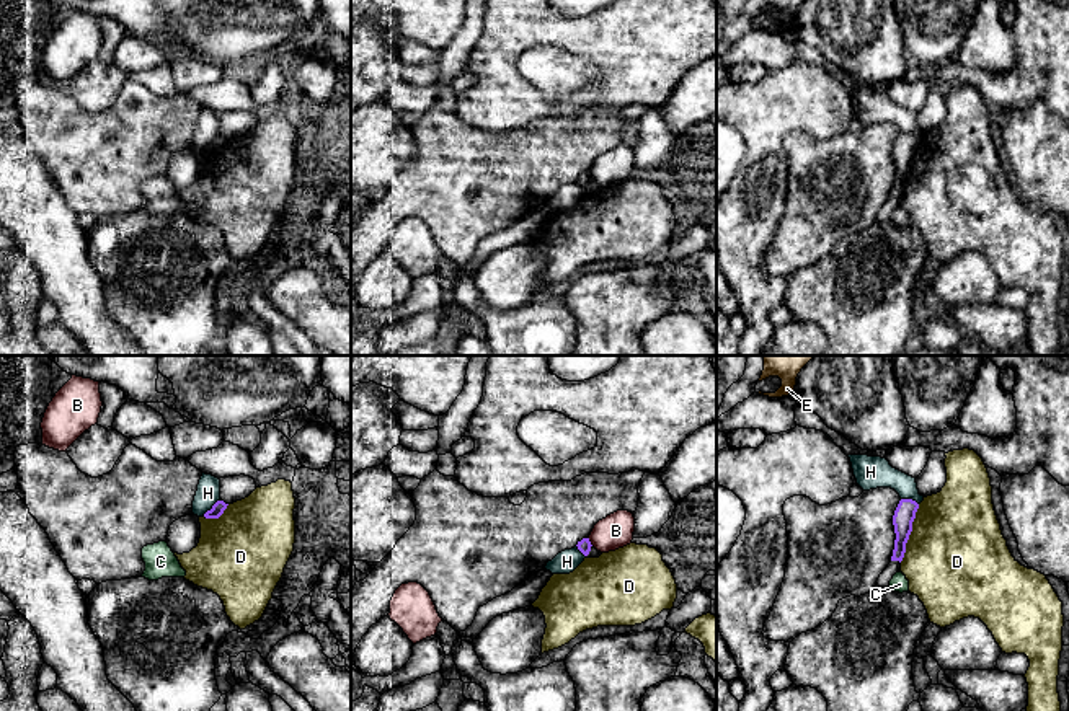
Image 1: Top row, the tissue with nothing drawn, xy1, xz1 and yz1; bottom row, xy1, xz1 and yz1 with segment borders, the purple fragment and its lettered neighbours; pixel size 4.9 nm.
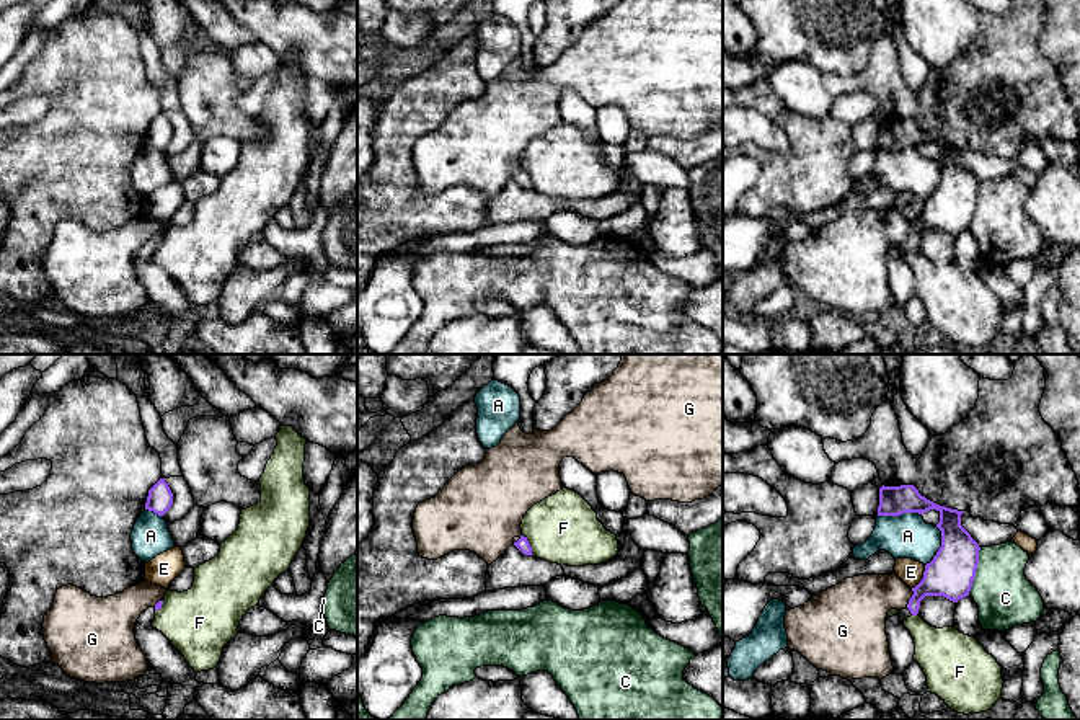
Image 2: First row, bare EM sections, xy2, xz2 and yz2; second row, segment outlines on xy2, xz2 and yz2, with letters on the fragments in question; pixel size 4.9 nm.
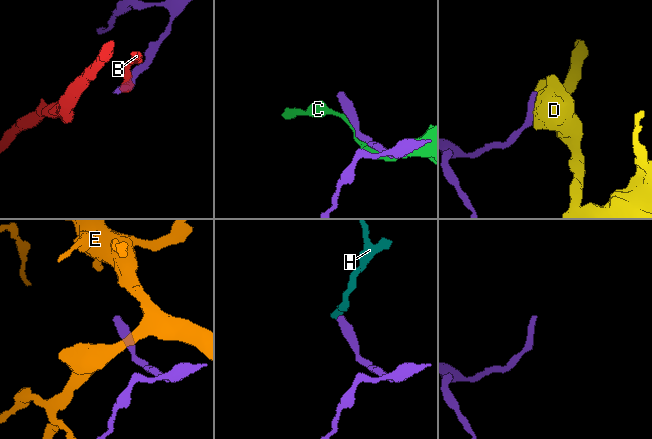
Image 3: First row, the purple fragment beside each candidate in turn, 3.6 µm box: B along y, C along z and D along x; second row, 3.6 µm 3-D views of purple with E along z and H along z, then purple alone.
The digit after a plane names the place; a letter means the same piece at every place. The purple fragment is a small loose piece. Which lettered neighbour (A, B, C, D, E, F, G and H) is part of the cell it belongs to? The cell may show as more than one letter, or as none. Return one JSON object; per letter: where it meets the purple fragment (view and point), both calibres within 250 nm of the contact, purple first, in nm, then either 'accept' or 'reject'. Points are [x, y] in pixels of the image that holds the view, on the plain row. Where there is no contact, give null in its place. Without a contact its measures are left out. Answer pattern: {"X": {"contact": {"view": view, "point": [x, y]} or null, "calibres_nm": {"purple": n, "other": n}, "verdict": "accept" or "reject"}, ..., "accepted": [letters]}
{"A": {"contact": {"view": "yz2", "point": [898, 149]}, "calibres_nm": {"purple": 140, "other": 220}, "verdict": "reject"}, "B": {"contact": {"view": "xz1", "point": [589, 176]}, "calibres_nm": {"purple": 70, "other": 170}, "verdict": "reject"}, "C": {"contact": {"view": "yz2", "point": [974, 206]}, "calibres_nm": {"purple": 220, "other": 280}, "verdict": "reject"}, "D": {"contact": {"view": "yz1", "point": [909, 168]}, "calibres_nm": {"purple": 110, "other": 500}, "verdict": "reject"}, "E": {"contact": {"view": "yz2", "point": [924, 211]}, "calibres_nm": {"purple": 220, "other": 120}, "verdict": "reject"}, "F": {"contact": {"view": "xz2", "point": [529, 178]}, "calibres_nm": {"purple": 70, "other": 340}, "verdict": "reject"}, "G": {"contact": {"view": "yz2", "point": [911, 232]}, "calibres_nm": {"purple": 220, "other": 280}, "verdict": "reject"}, "H": {"contact": {"view": "xy1", "point": [212, 142]}, "calibres_nm": {"purple": 70, "other": 120}, "verdict": "reject"}, "accepted": []}

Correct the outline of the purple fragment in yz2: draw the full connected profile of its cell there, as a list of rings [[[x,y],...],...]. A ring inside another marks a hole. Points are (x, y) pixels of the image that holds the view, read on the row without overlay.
[[[914,119],[881,121],[878,150],[901,150],[904,147],[927,147],[936,144],[941,165],[941,181],[925,199],[922,216],[912,222],[914,229],[905,243],[886,251],[886,269],[892,294],[892,309],[904,309],[915,289],[915,278],[904,255],[918,248],[925,230],[943,230],[953,237],[969,230],[979,199],[979,178],[961,160],[964,145],[940,140],[918,127]]]

